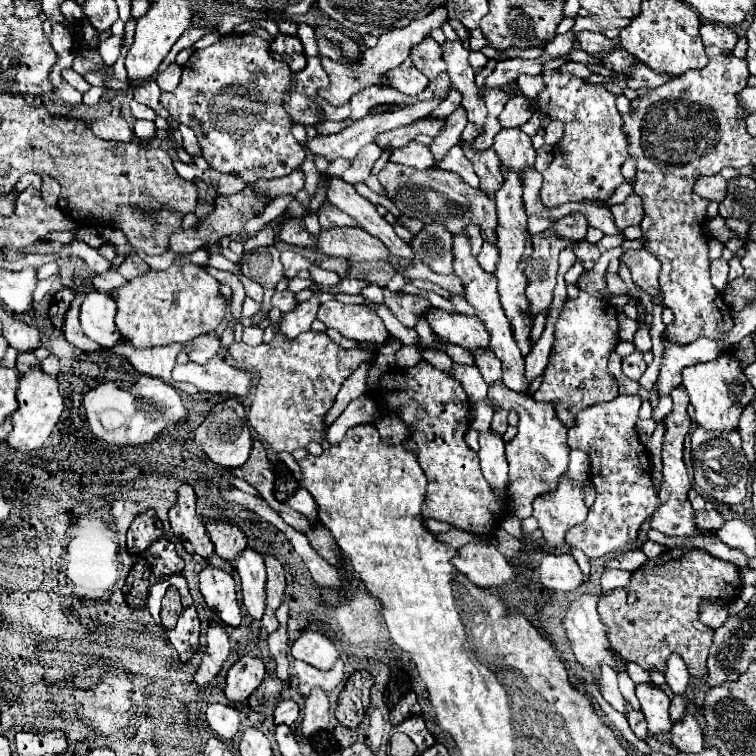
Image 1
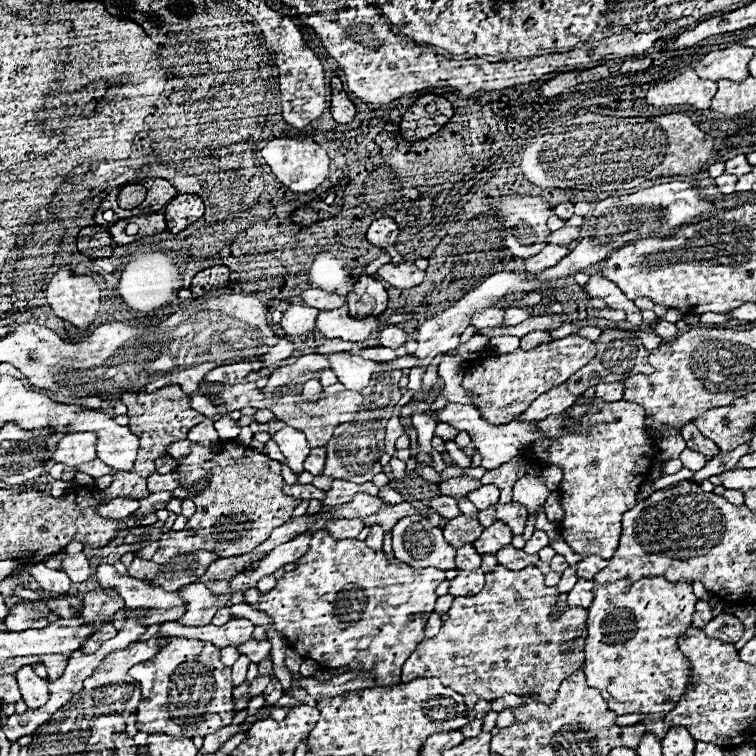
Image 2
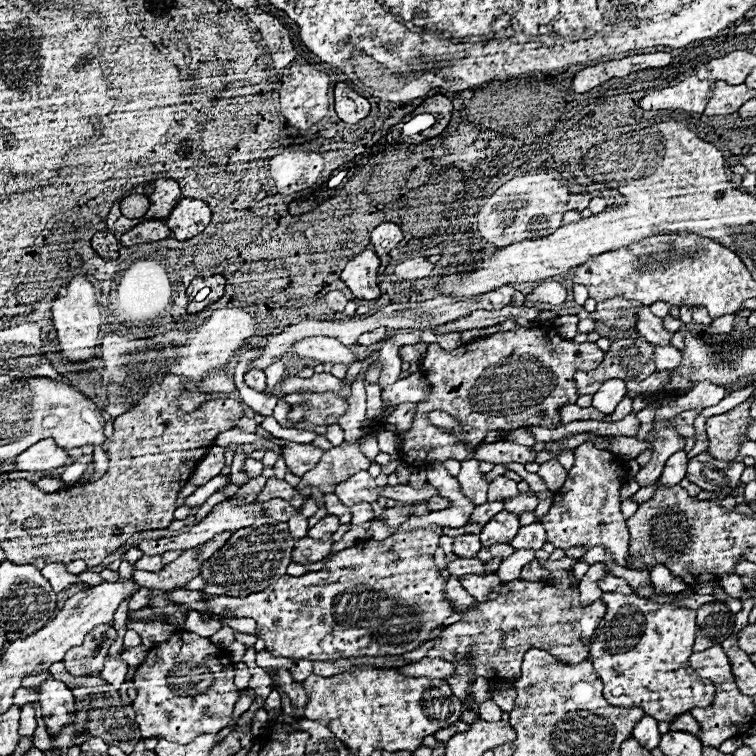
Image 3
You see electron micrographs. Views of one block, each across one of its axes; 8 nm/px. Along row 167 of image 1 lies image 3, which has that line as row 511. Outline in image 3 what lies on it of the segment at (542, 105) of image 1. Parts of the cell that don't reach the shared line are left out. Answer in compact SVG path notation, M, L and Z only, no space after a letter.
M592 442L580 444L574 450L574 466L568 472L568 480L558 490L558 496L554 496L554 502L552 502L552 508L548 510L548 514L540 520L548 532L548 542L554 544L556 548L564 548L564 550L568 550L572 546L582 546L586 550L604 546L614 556L614 562L624 566L626 556L628 556L628 546L630 546L630 534L626 528L626 520L620 512L620 488L622 488L622 482L628 478L626 474L628 474L628 466L622 464L612 452L598 450Z

